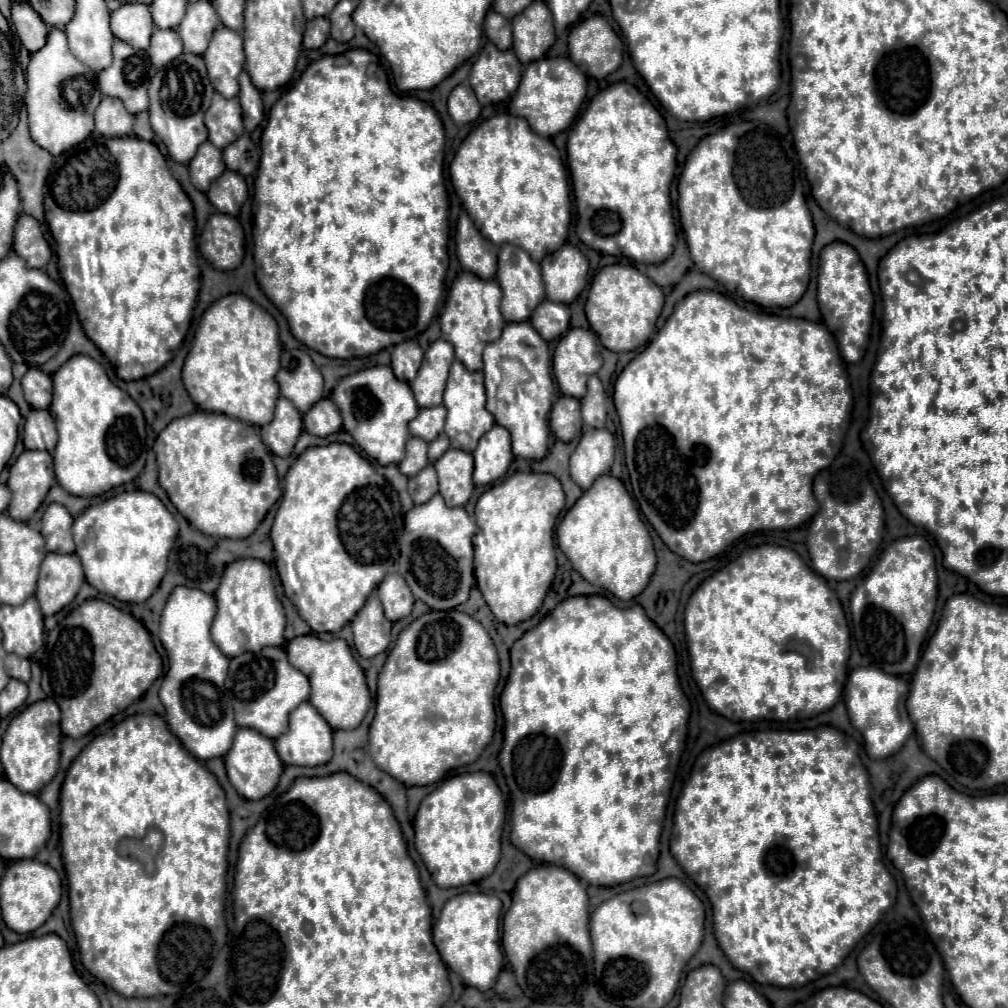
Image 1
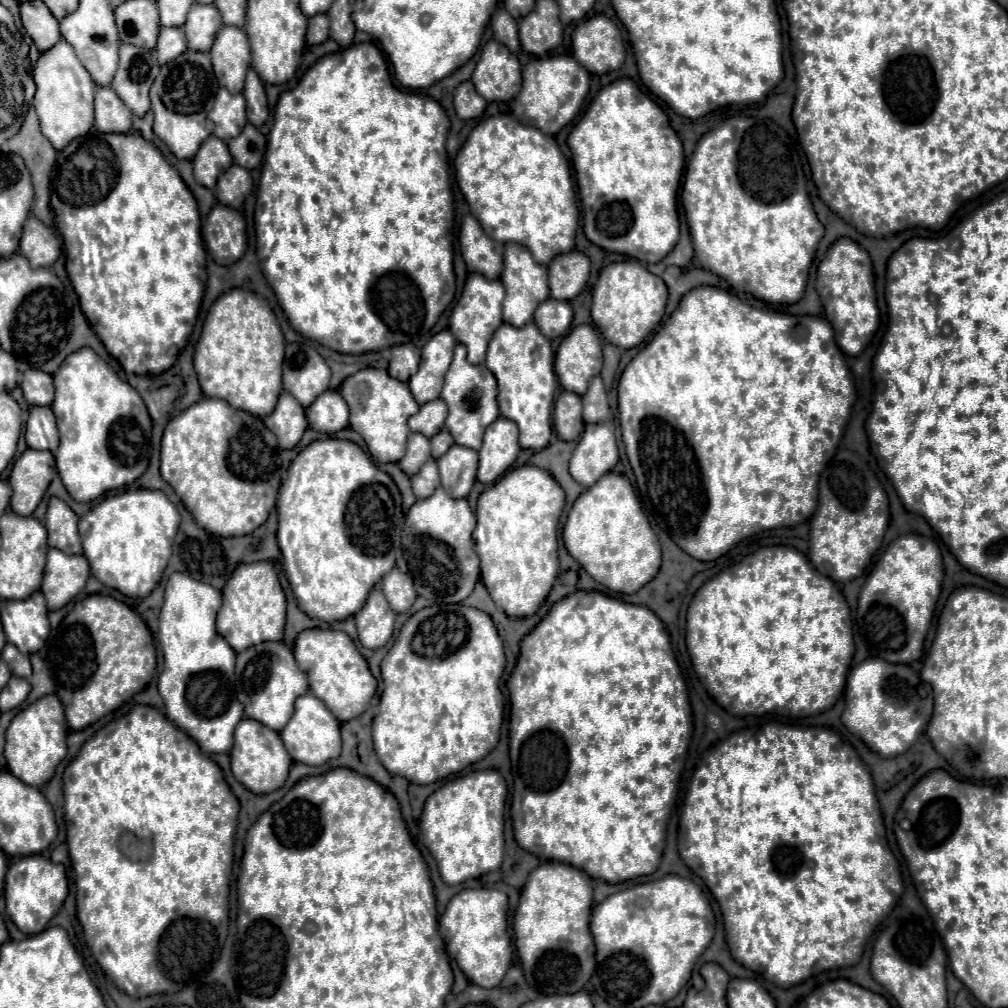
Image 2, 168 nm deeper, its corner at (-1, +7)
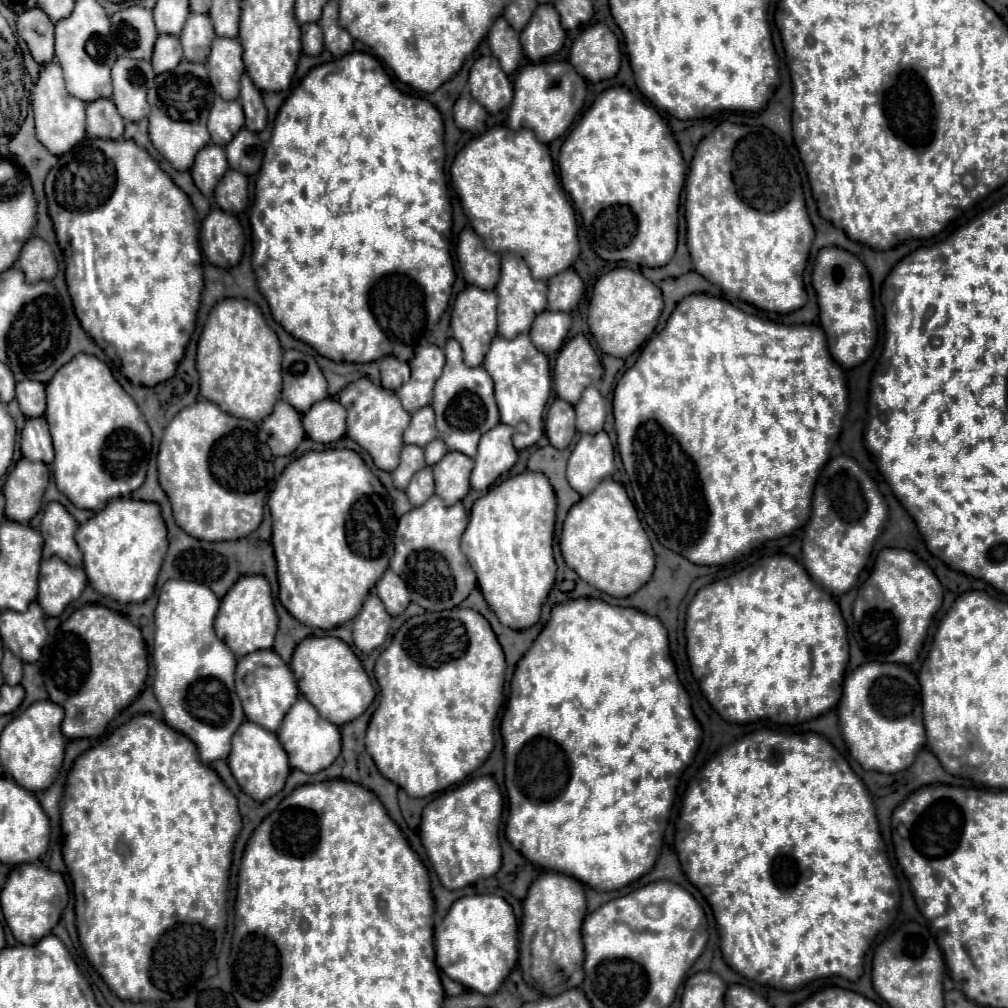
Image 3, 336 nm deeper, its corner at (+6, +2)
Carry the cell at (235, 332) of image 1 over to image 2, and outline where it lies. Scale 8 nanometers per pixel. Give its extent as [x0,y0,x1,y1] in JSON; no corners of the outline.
[194,289,284,417]

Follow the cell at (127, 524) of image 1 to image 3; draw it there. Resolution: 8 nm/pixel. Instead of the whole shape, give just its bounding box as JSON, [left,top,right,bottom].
[75,498,167,604]

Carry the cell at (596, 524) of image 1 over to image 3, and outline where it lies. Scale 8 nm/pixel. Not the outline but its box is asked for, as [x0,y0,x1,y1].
[559,478,655,598]

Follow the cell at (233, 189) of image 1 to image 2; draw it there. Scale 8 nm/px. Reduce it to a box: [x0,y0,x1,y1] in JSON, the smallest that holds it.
[216,165,252,209]

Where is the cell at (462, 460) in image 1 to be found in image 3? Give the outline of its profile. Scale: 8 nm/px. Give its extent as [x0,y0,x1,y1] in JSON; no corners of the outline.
[433,452,473,506]

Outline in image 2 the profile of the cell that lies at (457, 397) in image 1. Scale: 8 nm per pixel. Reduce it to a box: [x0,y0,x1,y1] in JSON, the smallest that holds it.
[440,343,500,449]

